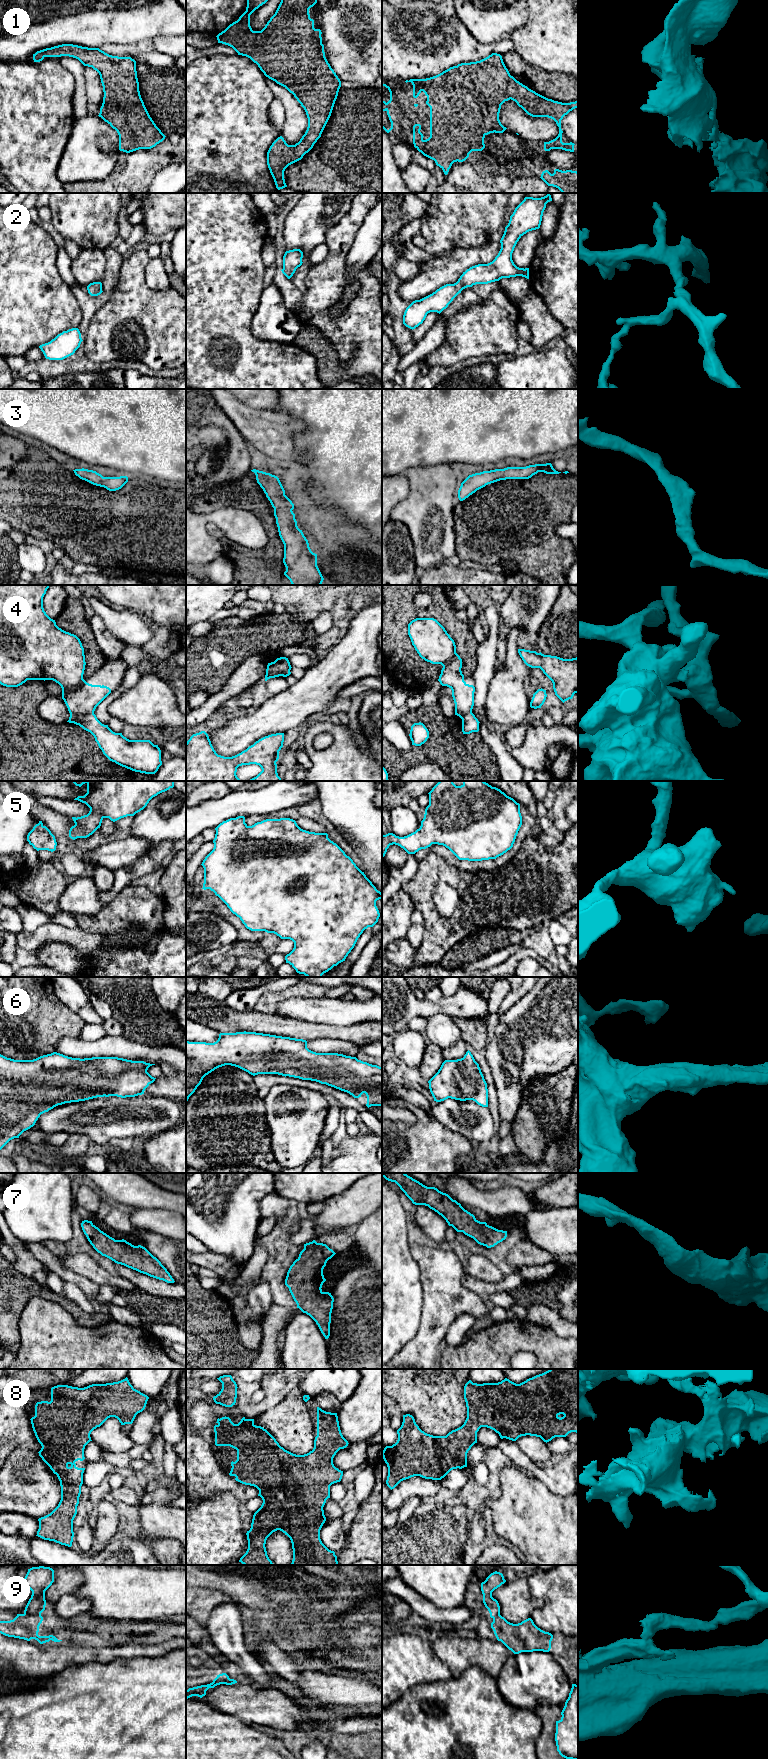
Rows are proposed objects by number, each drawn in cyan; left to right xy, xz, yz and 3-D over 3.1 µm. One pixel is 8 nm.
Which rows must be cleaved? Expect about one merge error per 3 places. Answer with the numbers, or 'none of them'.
4

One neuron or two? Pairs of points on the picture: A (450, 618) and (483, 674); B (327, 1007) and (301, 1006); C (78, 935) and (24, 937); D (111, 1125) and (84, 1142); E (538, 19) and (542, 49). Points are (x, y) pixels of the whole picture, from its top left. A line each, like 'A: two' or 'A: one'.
A: two
B: one
C: one
D: two
E: one

